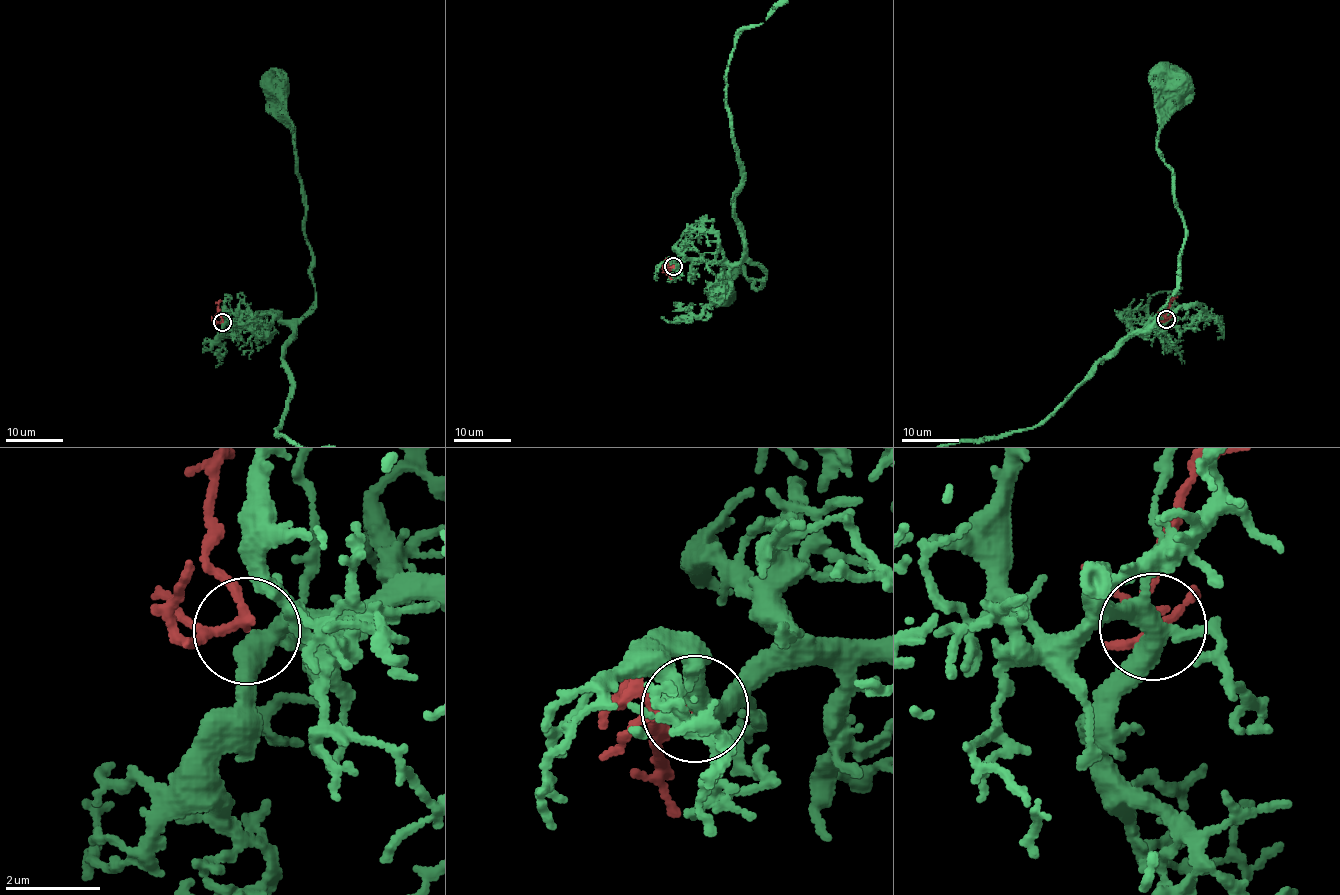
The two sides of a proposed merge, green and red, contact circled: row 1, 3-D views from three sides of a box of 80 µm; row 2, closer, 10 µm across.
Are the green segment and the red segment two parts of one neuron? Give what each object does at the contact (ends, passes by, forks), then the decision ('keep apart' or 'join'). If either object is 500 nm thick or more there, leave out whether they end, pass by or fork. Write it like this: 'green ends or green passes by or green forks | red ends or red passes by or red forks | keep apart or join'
green forks | red forks | join

